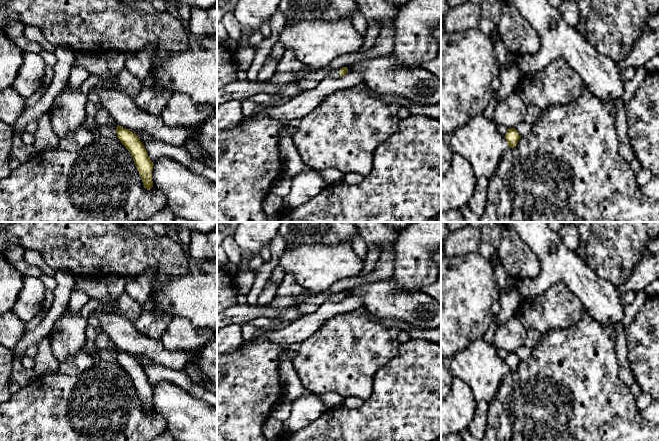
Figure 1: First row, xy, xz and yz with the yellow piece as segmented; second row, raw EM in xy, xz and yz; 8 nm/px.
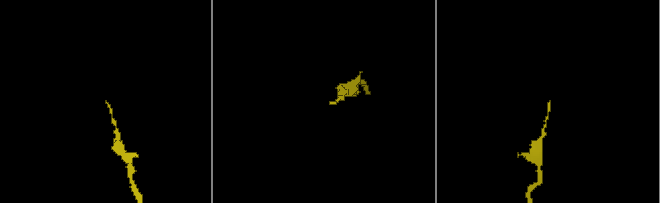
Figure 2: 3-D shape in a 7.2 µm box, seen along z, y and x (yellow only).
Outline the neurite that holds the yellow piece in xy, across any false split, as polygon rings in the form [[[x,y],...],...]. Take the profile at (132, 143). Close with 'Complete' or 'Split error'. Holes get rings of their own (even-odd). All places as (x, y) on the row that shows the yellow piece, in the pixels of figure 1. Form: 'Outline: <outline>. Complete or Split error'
Outline: [[[119,125],[116,127],[117,138],[130,152],[137,171],[142,178],[145,189],[150,190],[153,187],[152,171],[153,162],[150,160],[145,146],[138,136],[132,131]]]. Complete

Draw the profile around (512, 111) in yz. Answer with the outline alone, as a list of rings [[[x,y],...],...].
[[[513,93],[503,101],[497,102],[494,110],[494,121],[508,128],[515,128],[525,121],[527,106],[524,101]]]

